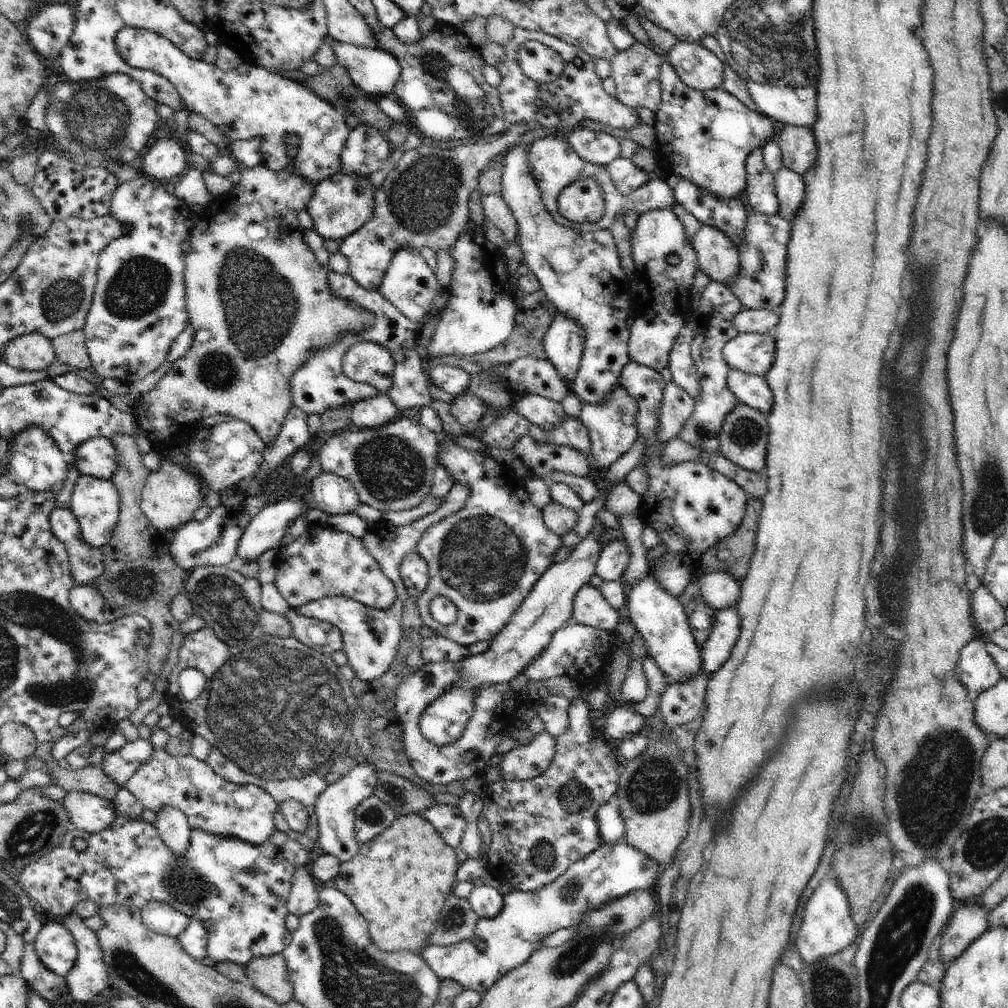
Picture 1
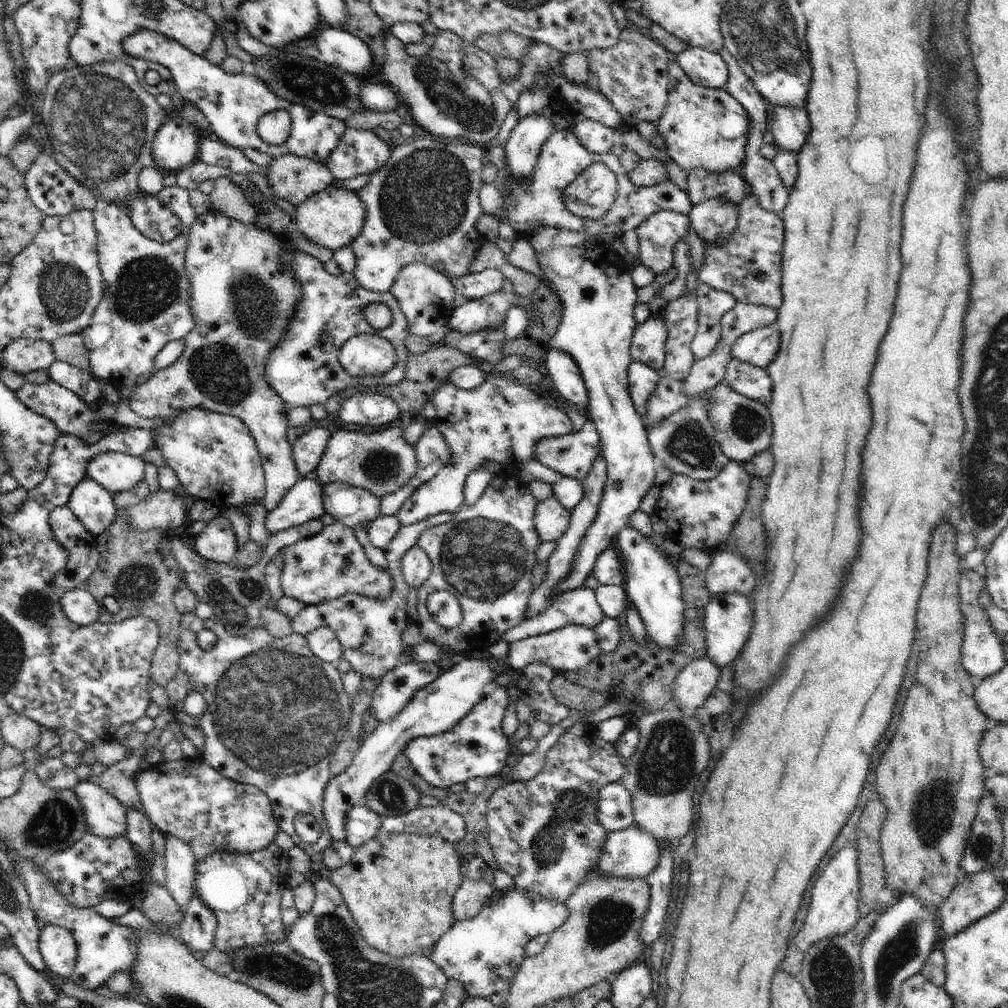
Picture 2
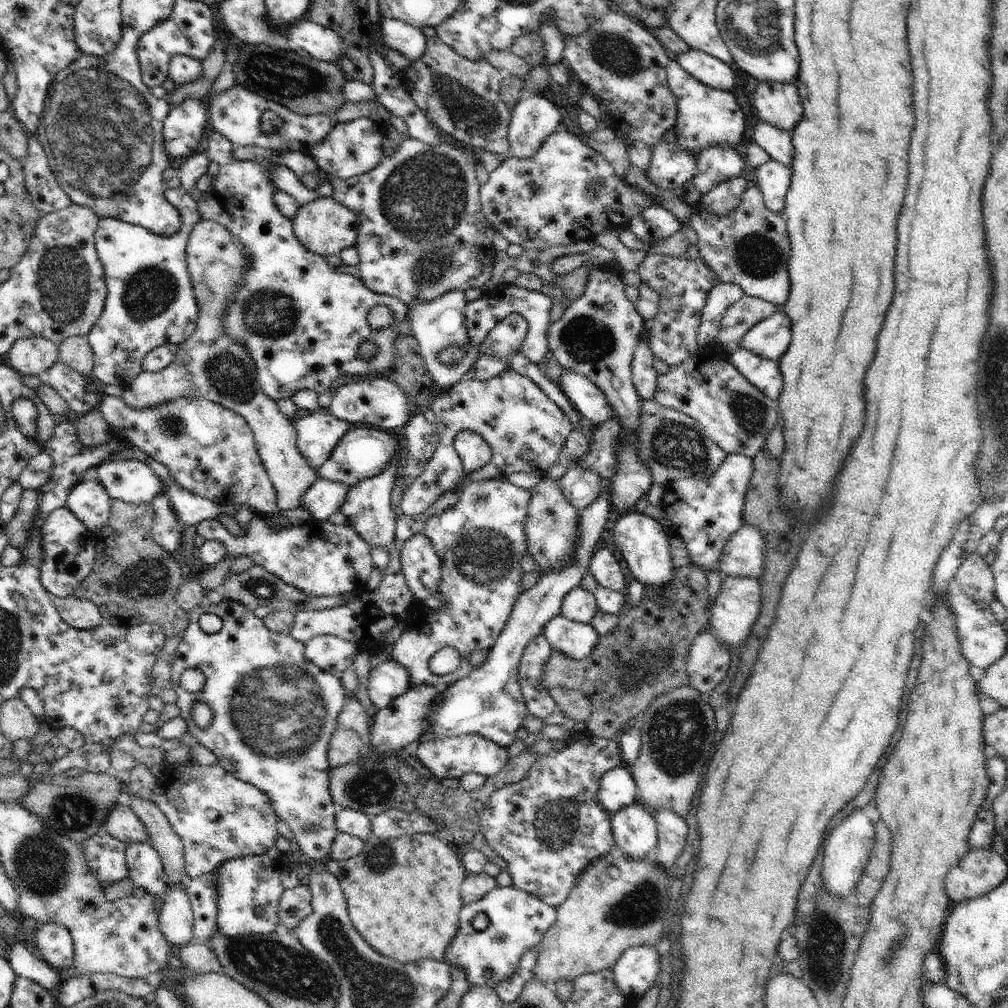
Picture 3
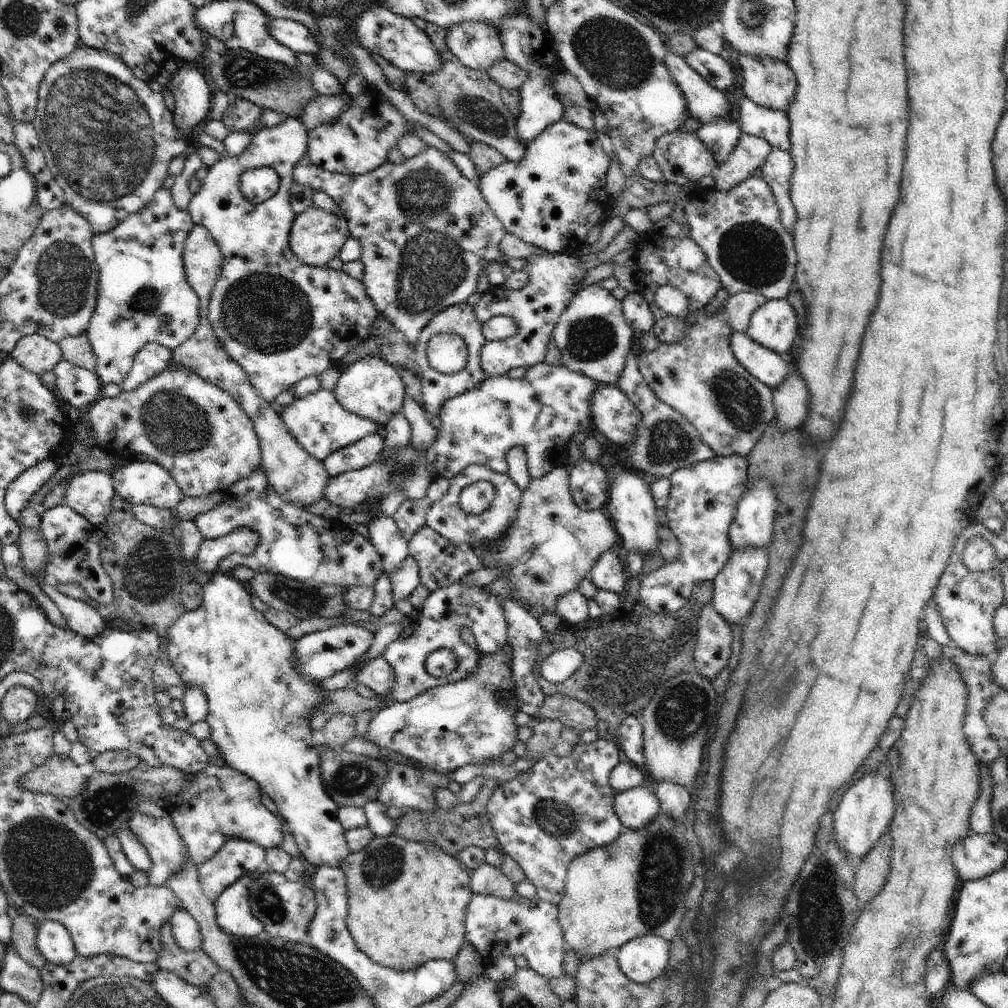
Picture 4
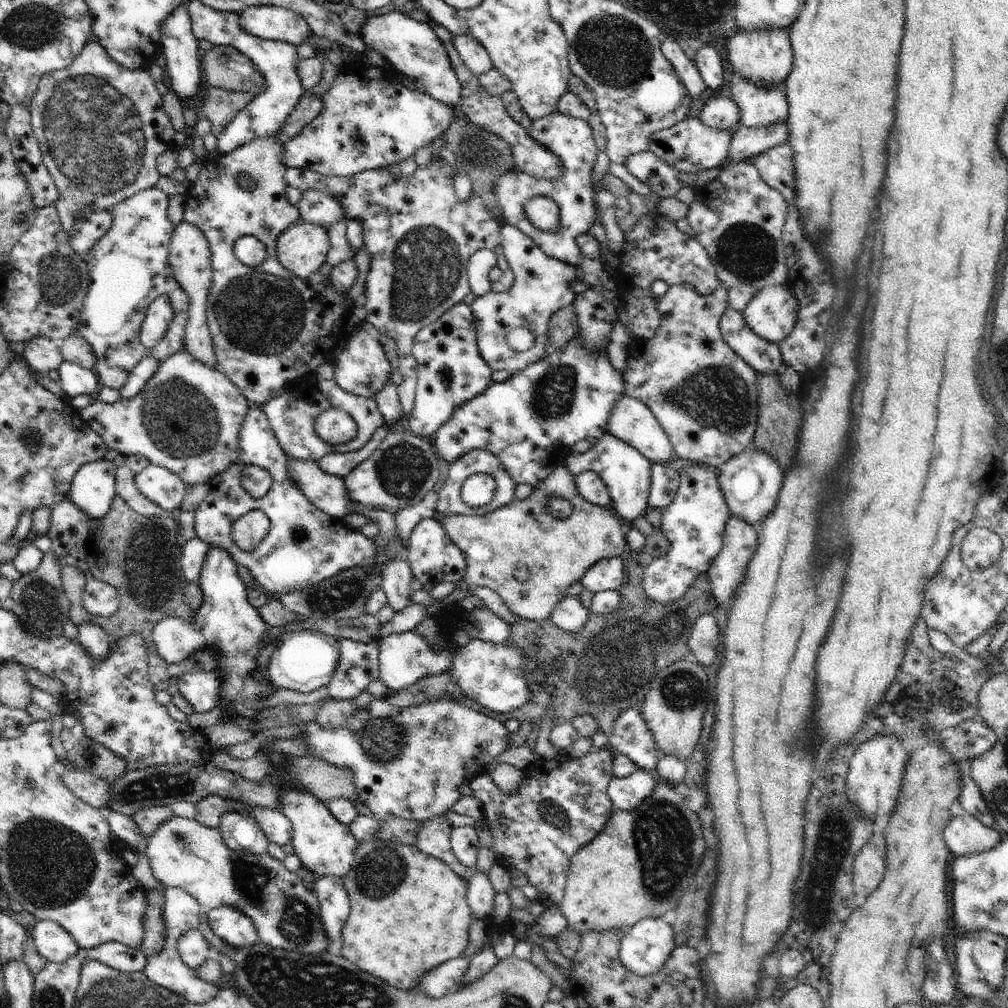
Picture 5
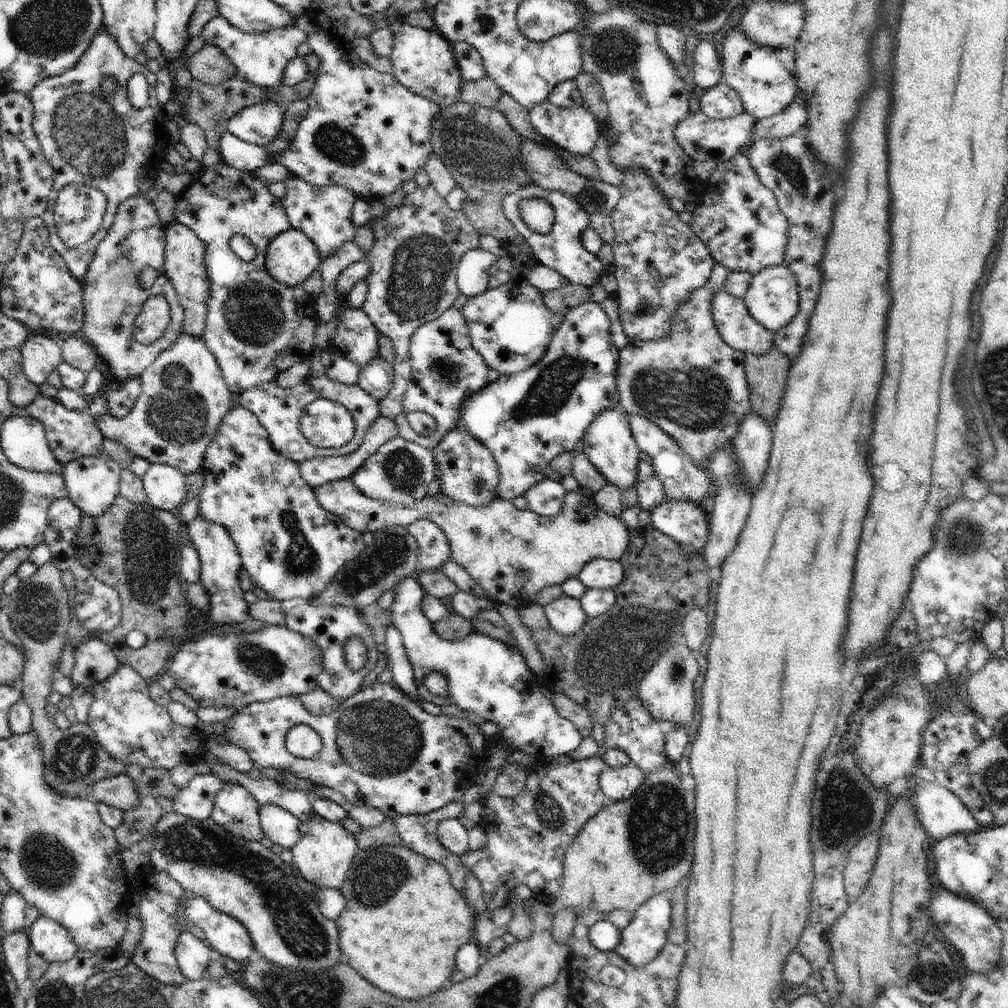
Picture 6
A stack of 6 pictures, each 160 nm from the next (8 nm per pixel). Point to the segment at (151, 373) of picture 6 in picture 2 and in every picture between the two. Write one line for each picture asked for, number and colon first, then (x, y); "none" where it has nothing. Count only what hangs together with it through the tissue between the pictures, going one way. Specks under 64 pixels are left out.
2: (214, 457)
3: (210, 451)
4: (199, 434)
5: (187, 418)

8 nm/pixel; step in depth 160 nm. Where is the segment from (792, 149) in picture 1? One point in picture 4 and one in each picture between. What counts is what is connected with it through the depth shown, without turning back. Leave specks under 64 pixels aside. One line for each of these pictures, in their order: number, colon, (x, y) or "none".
2: (790, 127)
3: (778, 104)
4: (772, 84)

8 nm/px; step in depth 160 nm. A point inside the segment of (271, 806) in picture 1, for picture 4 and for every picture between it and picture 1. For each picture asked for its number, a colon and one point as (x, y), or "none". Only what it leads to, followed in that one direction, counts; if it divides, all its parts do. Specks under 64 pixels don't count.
2: (188, 799)
3: (218, 818)
4: (221, 803)

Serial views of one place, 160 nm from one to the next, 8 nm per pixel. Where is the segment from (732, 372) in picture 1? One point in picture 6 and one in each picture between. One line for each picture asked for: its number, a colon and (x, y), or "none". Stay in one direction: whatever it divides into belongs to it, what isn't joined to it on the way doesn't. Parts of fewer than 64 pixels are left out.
2: (751, 381)
3: (759, 371)
4: (769, 367)
5: (764, 356)
6: (738, 329)

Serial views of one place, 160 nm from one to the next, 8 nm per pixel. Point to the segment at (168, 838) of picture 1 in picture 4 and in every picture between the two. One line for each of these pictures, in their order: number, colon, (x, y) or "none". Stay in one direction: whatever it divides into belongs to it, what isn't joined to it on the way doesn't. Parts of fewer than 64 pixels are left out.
2: (180, 865)
3: (176, 921)
4: (186, 932)

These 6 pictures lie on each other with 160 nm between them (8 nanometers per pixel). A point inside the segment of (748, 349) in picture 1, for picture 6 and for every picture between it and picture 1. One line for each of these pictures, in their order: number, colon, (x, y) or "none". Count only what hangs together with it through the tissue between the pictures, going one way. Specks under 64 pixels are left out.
2: (759, 347)
3: (769, 338)
4: (774, 325)
5: (772, 313)
6: (772, 298)

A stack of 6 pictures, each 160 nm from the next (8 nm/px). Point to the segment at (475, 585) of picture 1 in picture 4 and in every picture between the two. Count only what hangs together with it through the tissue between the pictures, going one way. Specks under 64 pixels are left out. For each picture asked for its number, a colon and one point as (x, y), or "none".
2: (484, 555)
3: (480, 541)
4: (445, 612)

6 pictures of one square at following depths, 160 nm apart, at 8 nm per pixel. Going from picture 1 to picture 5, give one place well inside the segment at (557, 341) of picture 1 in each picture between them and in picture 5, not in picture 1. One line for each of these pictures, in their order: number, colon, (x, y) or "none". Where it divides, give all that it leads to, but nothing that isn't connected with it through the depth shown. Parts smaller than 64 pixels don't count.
2: (568, 381)
3: (588, 400)
4: (613, 415)
5: (631, 421)

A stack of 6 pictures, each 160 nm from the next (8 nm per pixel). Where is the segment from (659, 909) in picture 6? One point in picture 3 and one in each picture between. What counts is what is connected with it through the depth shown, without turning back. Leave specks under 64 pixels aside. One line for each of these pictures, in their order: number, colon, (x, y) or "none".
3: (635, 973)
4: (643, 959)
5: (644, 950)

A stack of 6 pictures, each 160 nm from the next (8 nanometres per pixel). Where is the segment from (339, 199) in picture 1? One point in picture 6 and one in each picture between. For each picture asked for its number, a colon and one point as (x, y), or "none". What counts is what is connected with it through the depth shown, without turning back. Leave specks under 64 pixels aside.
2: (332, 218)
3: (324, 227)
4: (316, 237)
5: (302, 248)
6: (291, 257)

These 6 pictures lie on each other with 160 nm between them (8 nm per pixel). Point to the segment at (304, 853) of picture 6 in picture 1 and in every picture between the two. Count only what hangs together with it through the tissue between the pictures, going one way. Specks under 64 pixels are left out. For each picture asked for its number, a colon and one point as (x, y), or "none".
1: (277, 714)
2: (253, 735)
3: (274, 712)
4: (260, 708)
5: (325, 846)

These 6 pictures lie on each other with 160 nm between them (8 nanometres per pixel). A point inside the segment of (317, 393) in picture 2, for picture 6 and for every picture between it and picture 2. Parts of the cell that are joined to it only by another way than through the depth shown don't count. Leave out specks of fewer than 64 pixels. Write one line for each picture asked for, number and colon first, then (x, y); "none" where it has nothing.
3: (302, 322)
4: (282, 320)
5: (268, 328)
6: (257, 327)

